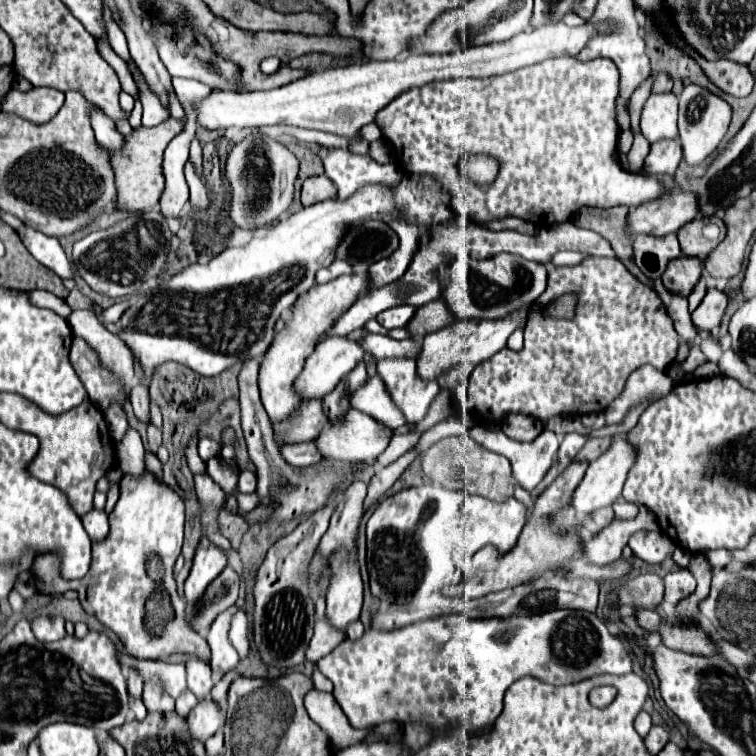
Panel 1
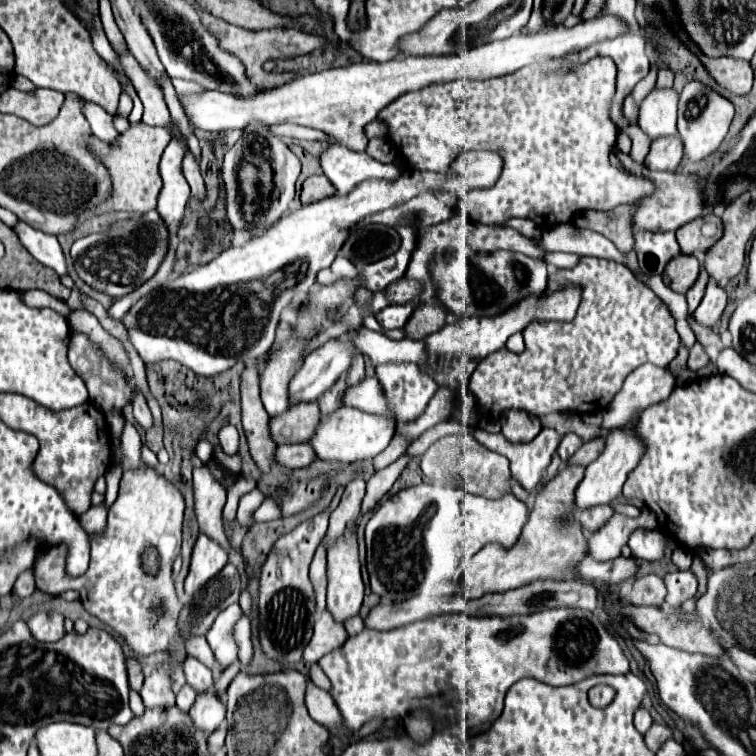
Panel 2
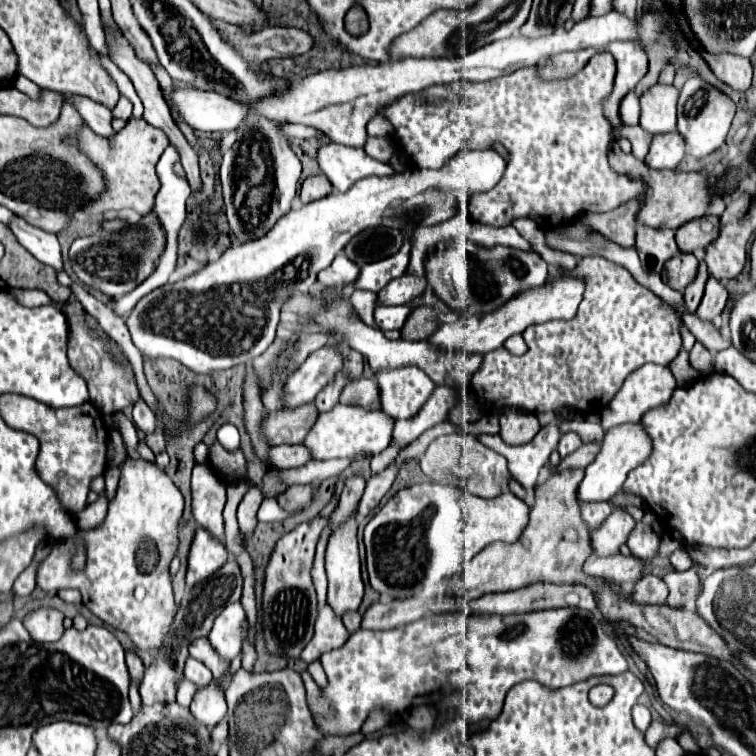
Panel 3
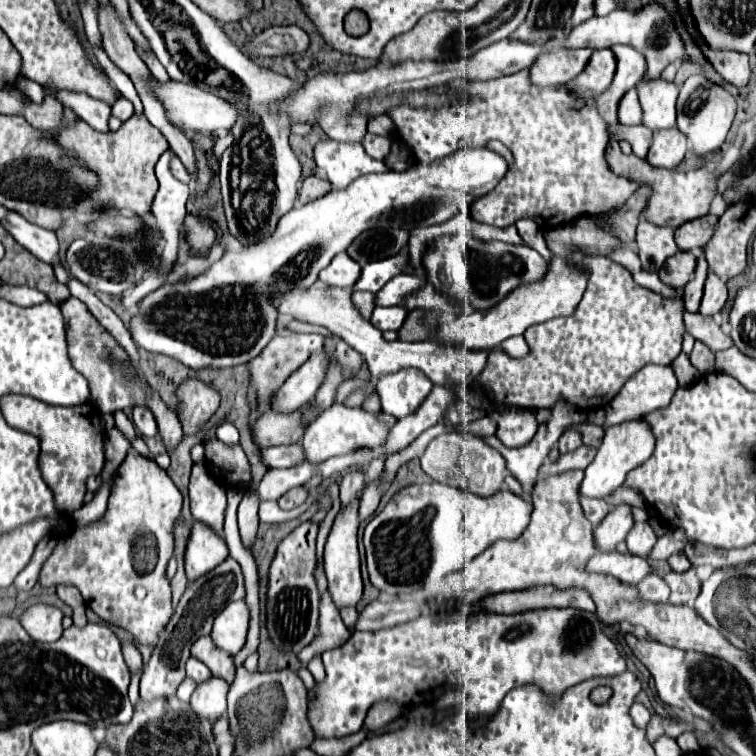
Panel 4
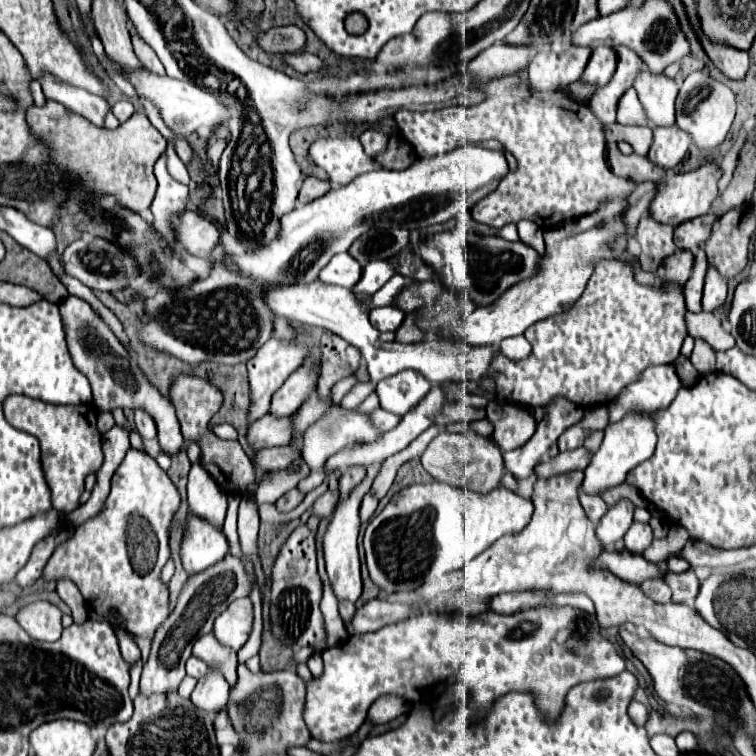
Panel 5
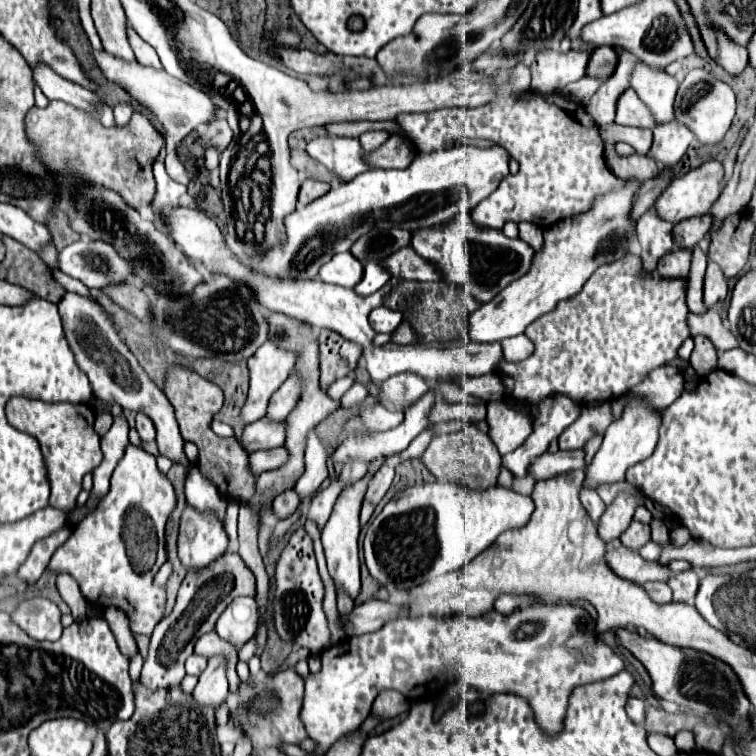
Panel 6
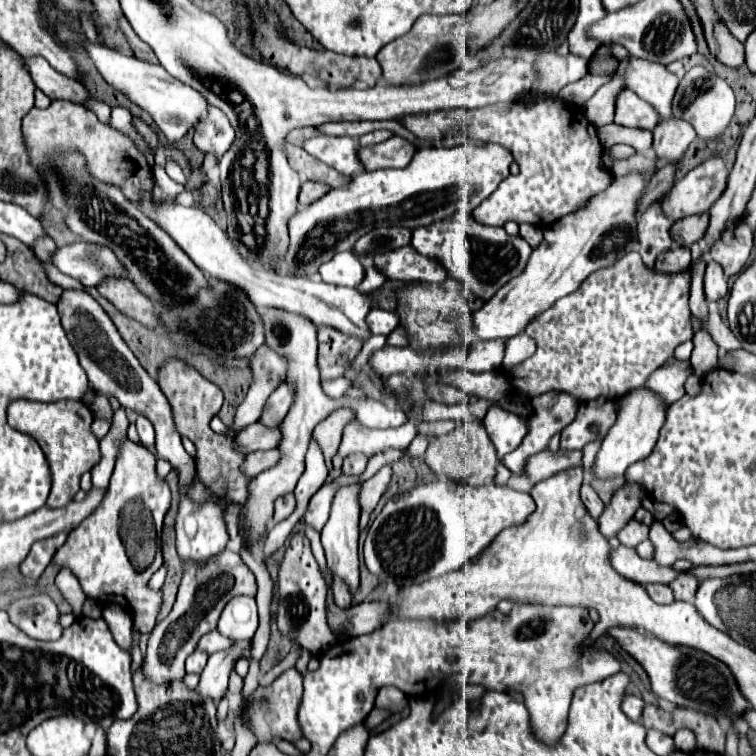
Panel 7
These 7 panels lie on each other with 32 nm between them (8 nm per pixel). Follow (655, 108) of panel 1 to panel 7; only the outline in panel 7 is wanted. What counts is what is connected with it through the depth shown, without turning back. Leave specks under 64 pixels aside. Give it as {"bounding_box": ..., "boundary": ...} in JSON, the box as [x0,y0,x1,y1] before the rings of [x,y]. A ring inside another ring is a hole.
{"bounding_box":[624,56,678,118],"boundary":[[[632,56],[624,72],[624,82],[640,98],[648,100],[656,108],[660,118],[672,116],[670,106],[672,106],[672,98],[678,86],[678,78],[676,74],[668,72],[664,64]]]}

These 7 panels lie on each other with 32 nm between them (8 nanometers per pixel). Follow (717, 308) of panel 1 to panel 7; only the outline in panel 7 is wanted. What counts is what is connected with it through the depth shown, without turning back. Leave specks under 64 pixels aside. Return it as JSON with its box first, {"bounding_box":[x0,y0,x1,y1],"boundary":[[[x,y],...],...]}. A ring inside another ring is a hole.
{"bounding_box":[704,260,728,300],"boundary":[[[710,260],[710,262],[706,264],[704,290],[706,290],[706,298],[708,298],[708,300],[718,300],[718,298],[722,298],[722,296],[728,294],[726,276],[724,276],[720,264],[716,264],[714,260]]]}

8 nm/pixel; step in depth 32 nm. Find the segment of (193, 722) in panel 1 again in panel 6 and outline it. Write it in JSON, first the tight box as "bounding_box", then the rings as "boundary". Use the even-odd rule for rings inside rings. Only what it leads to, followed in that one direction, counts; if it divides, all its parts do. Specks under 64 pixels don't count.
{"bounding_box":[192,656,228,708],"boundary":[[[214,656],[208,660],[206,670],[200,674],[198,686],[194,688],[192,696],[200,706],[214,706],[218,708],[228,696],[228,678],[226,678],[226,658]]]}

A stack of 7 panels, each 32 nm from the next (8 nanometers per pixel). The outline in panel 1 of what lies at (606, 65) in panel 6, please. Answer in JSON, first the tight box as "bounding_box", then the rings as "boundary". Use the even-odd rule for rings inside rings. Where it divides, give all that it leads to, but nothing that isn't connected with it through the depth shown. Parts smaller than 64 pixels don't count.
{"bounding_box":[376,58,664,228],"boundary":[[[552,58],[502,76],[430,82],[392,100],[378,112],[376,124],[382,128],[384,138],[398,148],[404,170],[414,174],[434,174],[444,186],[460,186],[456,162],[462,154],[482,152],[500,160],[500,172],[494,184],[468,184],[464,200],[470,206],[470,220],[482,220],[480,224],[488,224],[492,220],[516,216],[534,222],[538,228],[550,228],[556,222],[568,222],[582,206],[614,208],[624,204],[636,208],[664,192],[658,180],[624,172],[612,158],[620,132],[612,116],[618,76],[618,68],[610,58],[594,58],[590,62]]]}

